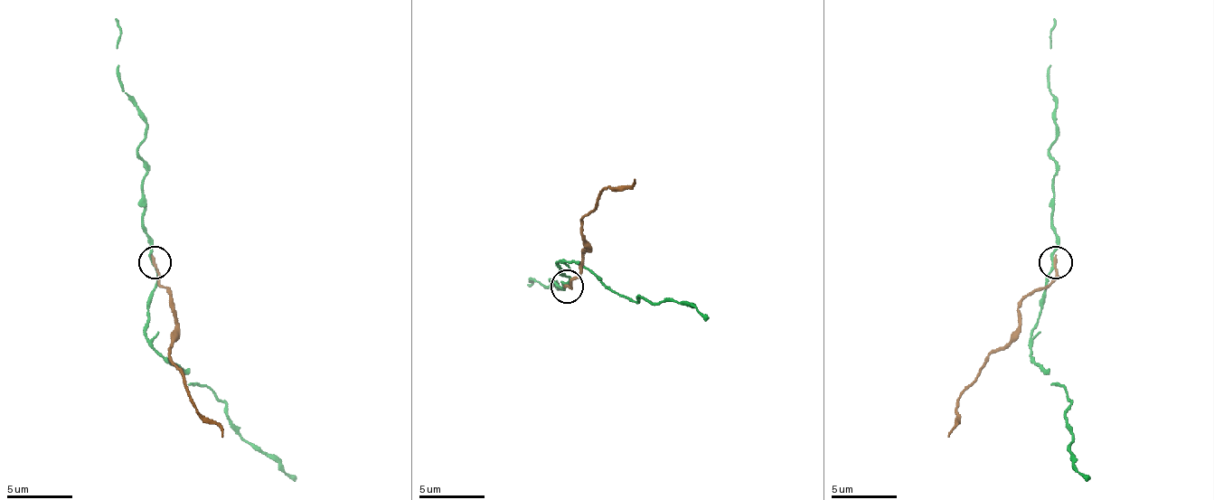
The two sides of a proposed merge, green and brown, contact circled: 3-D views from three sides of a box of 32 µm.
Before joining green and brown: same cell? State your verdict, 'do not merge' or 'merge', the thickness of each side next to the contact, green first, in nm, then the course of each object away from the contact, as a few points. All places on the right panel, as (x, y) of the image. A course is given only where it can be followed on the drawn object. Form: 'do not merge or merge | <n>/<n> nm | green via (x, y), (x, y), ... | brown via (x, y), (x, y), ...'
do not merge | 170/200 nm | green via (1053, 261), (1030, 357), (1066, 393), (1069, 459), (1086, 482) | brown via (1056, 261), (1056, 275), (1020, 305), (1017, 334), (957, 400), (957, 423), (947, 436)

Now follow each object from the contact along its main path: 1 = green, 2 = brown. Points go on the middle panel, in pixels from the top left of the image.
1: (566, 284), (559, 270), (566, 260), (579, 260), (625, 297), (652, 304), (684, 300), (708, 316)
2: (566, 287), (569, 287), (586, 250), (582, 218), (606, 188), (625, 188), (635, 178)

